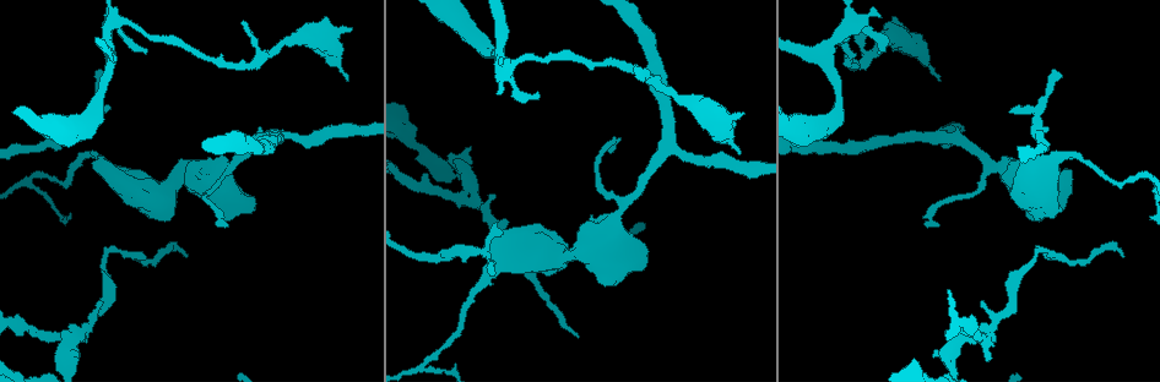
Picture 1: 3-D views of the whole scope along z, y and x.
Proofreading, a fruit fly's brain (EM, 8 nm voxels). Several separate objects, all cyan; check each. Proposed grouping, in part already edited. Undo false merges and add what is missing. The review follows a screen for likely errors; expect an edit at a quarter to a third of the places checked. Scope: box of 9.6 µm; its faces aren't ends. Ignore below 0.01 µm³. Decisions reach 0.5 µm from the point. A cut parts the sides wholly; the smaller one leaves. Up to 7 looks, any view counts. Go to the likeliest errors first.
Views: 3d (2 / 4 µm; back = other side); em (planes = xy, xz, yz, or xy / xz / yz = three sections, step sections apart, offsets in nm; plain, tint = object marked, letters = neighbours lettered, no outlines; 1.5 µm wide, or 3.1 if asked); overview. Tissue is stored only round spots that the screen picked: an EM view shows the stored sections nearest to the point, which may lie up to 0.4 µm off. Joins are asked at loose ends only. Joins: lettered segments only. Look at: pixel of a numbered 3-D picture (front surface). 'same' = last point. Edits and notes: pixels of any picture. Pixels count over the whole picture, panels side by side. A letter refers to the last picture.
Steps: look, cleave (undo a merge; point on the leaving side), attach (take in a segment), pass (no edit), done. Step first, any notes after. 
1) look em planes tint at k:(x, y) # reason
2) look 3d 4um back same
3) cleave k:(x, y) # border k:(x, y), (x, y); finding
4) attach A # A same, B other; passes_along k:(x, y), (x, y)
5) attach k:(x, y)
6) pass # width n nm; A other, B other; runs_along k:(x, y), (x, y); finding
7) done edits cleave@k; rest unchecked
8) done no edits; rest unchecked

look em planes letters at 1:(743, 113) # branch stops here

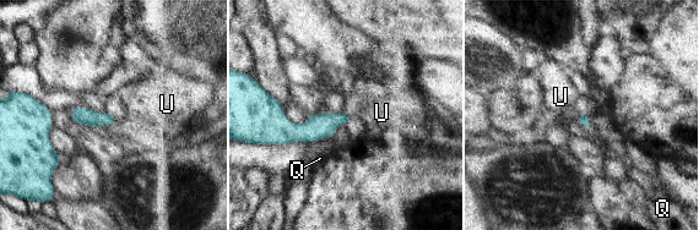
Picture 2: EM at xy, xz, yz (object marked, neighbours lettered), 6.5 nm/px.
pass # longest_contact U 40 nm; Q other, U other; none of them fits

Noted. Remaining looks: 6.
look em planes letters at 1:(243, 23) # thin end

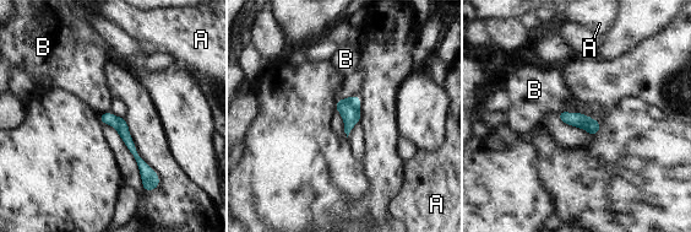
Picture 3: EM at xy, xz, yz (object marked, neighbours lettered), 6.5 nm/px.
pass # A other, B other; no lettered segment goes on from it

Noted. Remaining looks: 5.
look 3d 4um at 1:(31, 180) # three-way junction

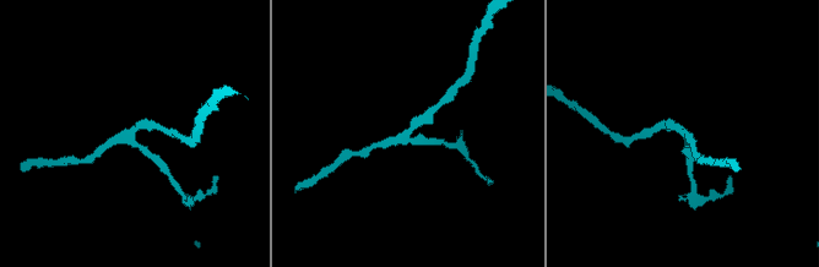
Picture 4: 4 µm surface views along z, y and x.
look em xz step 4 tint at 4:(134, 130) # arms 3; need the tissue

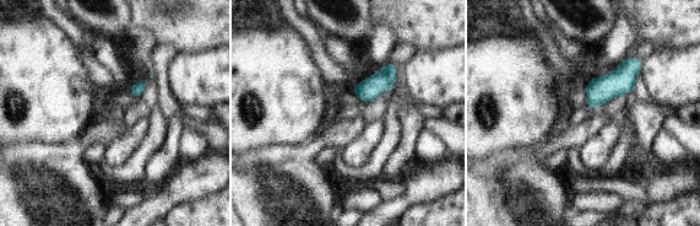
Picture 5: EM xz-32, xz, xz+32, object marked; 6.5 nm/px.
look em planes letters same # cut it another way

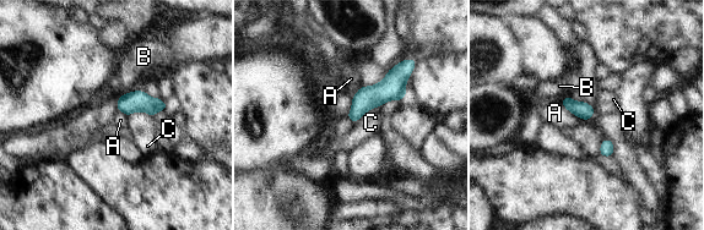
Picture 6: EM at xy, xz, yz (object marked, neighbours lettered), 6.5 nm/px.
pass # A other, B other, C other; border 6:(559, 102), (585, 120), (594, 115); continuous, no second cell

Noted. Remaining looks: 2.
done no edits; rest unchecked

